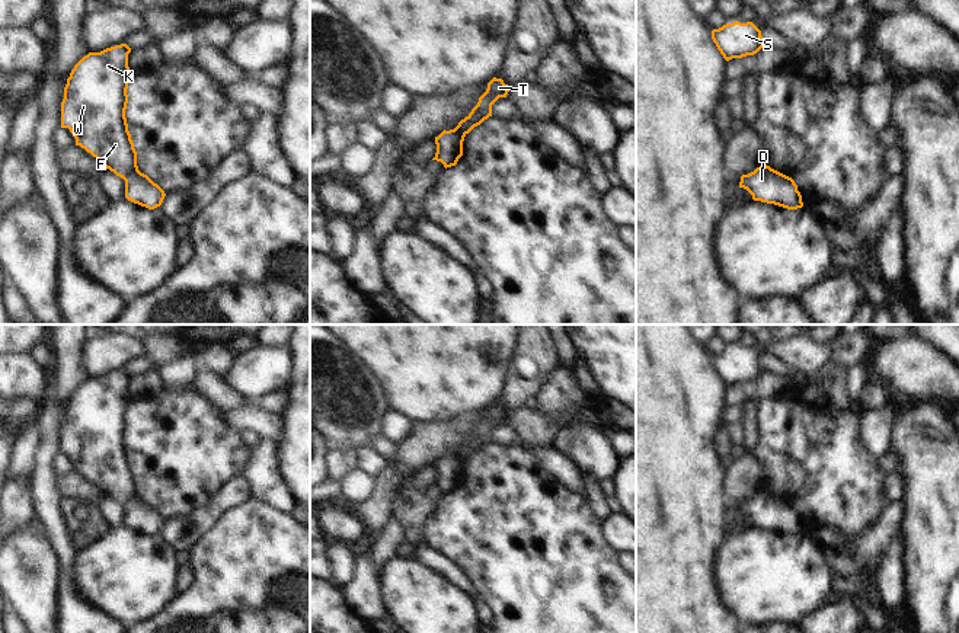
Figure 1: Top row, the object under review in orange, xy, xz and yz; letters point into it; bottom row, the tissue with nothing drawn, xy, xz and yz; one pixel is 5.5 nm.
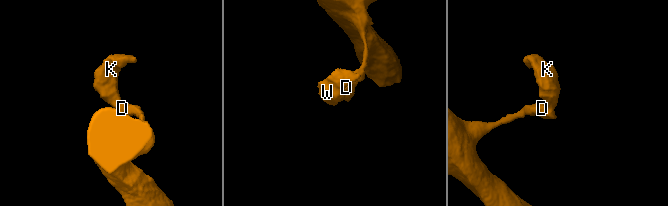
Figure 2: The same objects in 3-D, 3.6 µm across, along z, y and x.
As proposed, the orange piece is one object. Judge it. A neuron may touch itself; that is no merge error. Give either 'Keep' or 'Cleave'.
Cleave.

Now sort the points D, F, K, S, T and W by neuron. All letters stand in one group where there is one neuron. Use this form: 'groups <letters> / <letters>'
groups D T / F K S W

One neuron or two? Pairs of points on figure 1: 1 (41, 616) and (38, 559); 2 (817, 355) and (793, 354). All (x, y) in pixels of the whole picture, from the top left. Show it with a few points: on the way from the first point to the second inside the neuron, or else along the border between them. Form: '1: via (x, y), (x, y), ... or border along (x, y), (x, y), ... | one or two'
1: via (38, 601), (38, 574) | one
2: via (811, 355), (799, 354) | one

